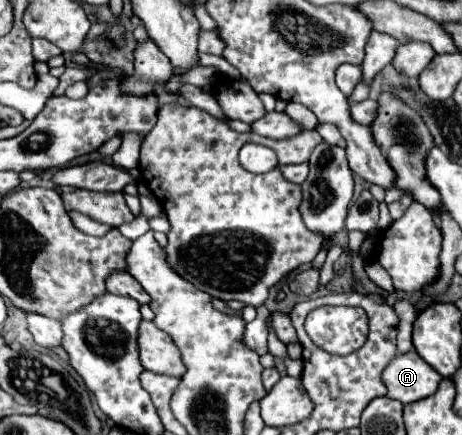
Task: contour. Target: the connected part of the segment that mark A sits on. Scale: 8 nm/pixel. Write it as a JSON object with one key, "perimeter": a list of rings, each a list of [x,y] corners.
{"perimeter":[[[415,350],[395,356],[381,378],[387,386],[387,396],[401,404],[431,396],[441,382],[441,376]]]}

